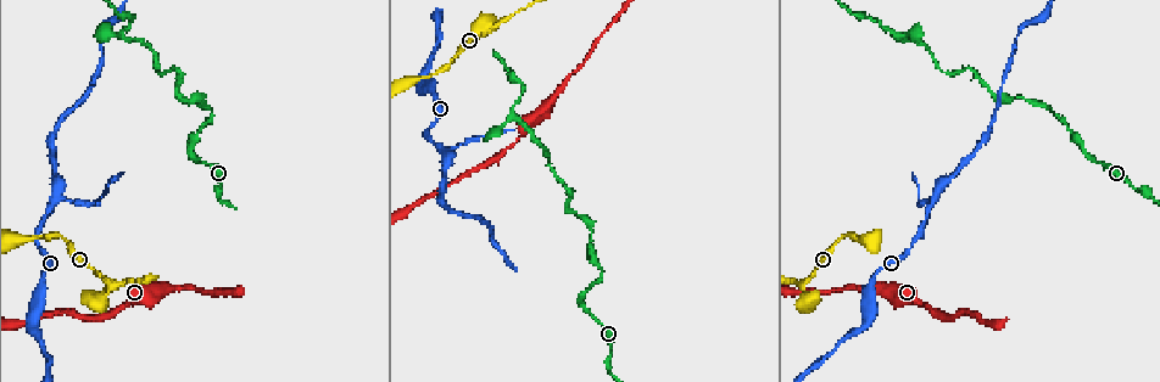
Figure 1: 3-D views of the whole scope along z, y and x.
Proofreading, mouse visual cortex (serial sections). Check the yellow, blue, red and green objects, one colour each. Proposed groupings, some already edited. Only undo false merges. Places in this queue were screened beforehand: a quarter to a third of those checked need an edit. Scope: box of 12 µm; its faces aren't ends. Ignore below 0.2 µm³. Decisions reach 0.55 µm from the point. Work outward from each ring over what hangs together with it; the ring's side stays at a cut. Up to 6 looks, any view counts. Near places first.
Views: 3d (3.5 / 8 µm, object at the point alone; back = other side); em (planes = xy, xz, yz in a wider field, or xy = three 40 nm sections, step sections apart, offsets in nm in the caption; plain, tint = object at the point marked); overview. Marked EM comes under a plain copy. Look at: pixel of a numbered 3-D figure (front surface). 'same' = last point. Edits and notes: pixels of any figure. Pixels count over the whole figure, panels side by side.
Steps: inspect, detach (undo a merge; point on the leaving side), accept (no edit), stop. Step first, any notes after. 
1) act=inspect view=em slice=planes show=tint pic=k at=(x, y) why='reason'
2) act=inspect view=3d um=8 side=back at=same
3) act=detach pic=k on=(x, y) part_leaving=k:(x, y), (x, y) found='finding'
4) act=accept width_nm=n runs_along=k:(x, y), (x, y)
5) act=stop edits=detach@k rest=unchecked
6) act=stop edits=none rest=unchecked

act=inspect view=3d um=3.5 pic=1 at=(803, 286) why='branch point'

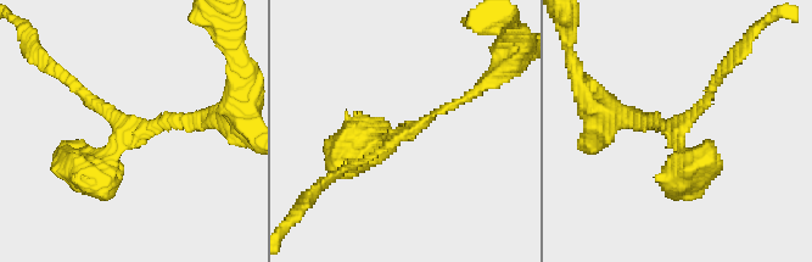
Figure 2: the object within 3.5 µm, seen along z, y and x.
act=accept runs_along=2:(718, 77), (682, 129), (684, 167), (704, 160) found='all the same cell'

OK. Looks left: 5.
act=inspect view=3d um=3.5 pic=1 at=(174, 289) why='thick turns thin'

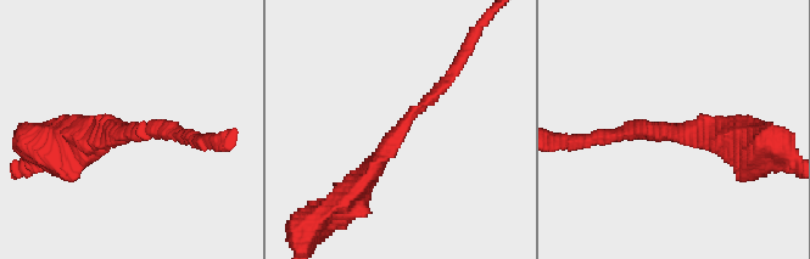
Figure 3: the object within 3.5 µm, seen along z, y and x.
act=inspect view=em slice=xy step=1 show=tint pic=3 at=(675, 136) arm_widths_nm=150,300 why='shape alone is not enough'

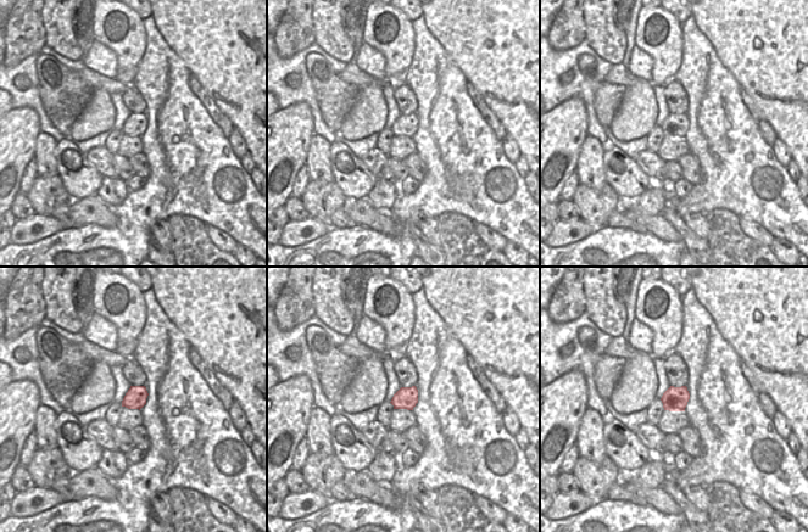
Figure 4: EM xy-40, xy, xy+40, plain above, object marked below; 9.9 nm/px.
act=inspect view=em slice=xy step=3 show=tint at=same

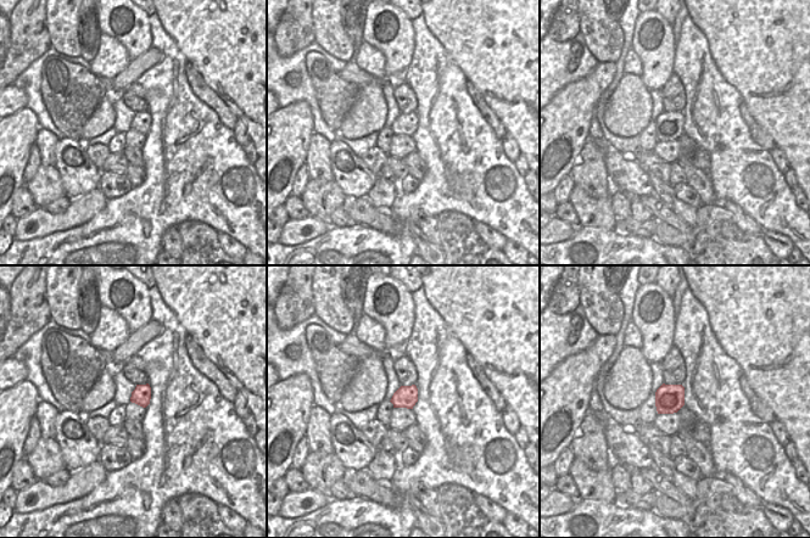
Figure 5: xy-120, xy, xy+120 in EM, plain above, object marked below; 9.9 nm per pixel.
act=accept found='all the same cell'

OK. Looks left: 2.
act=stop edits=none rest=unchecked

